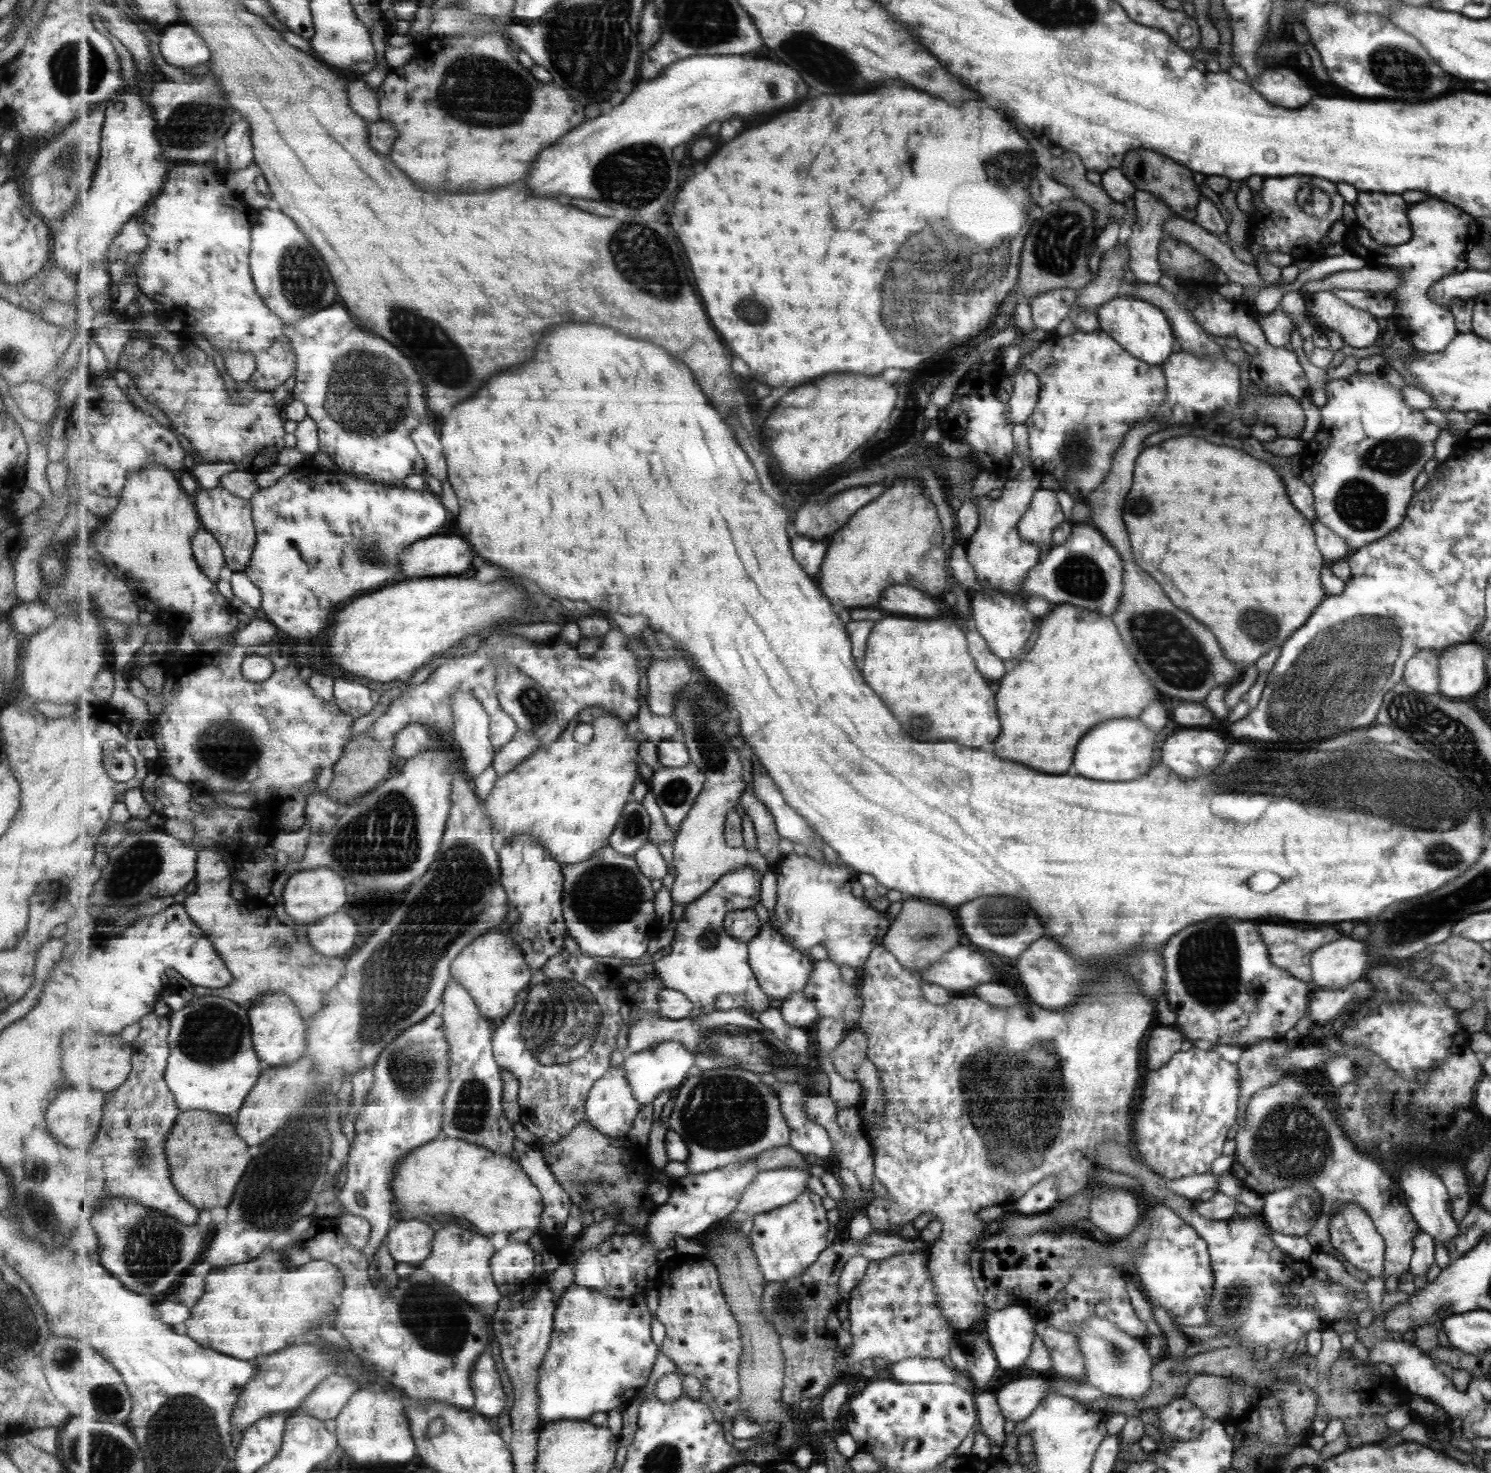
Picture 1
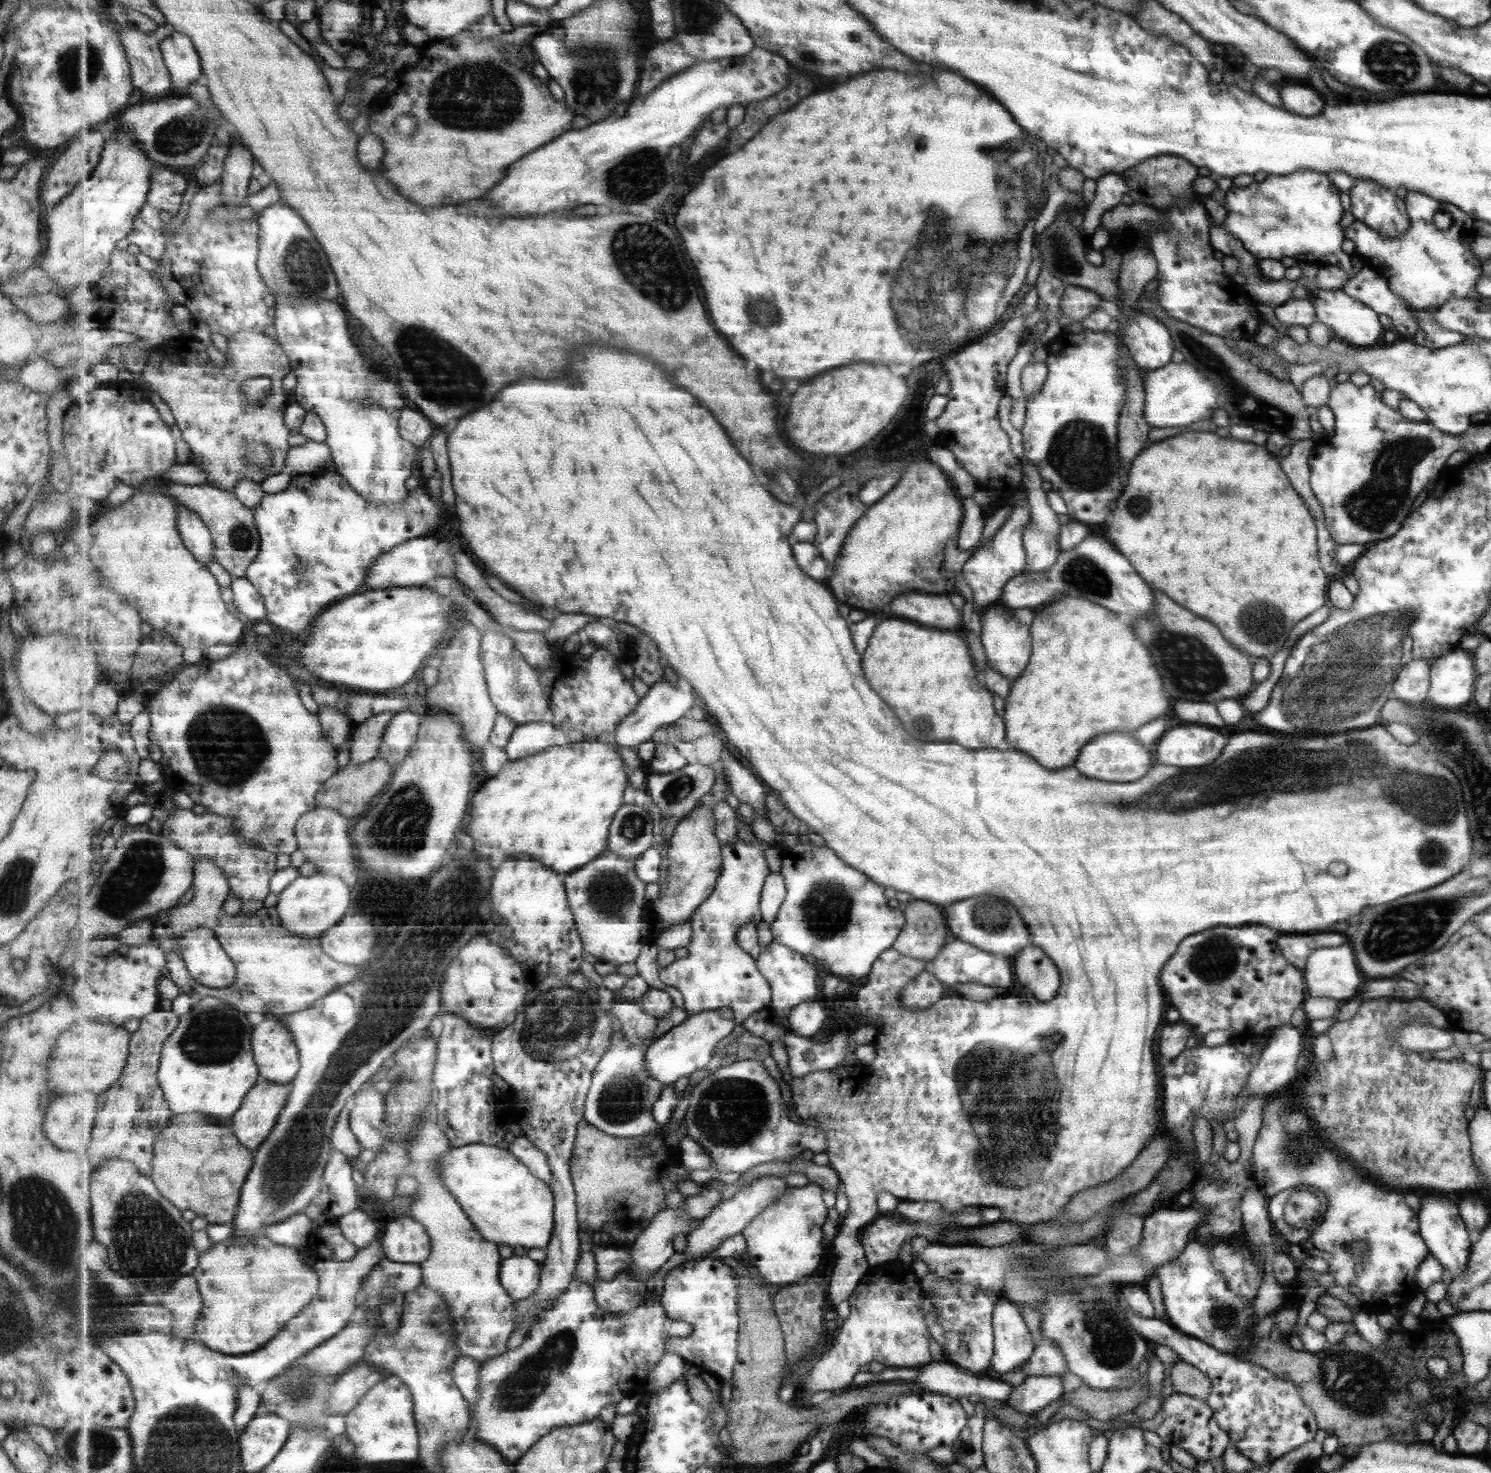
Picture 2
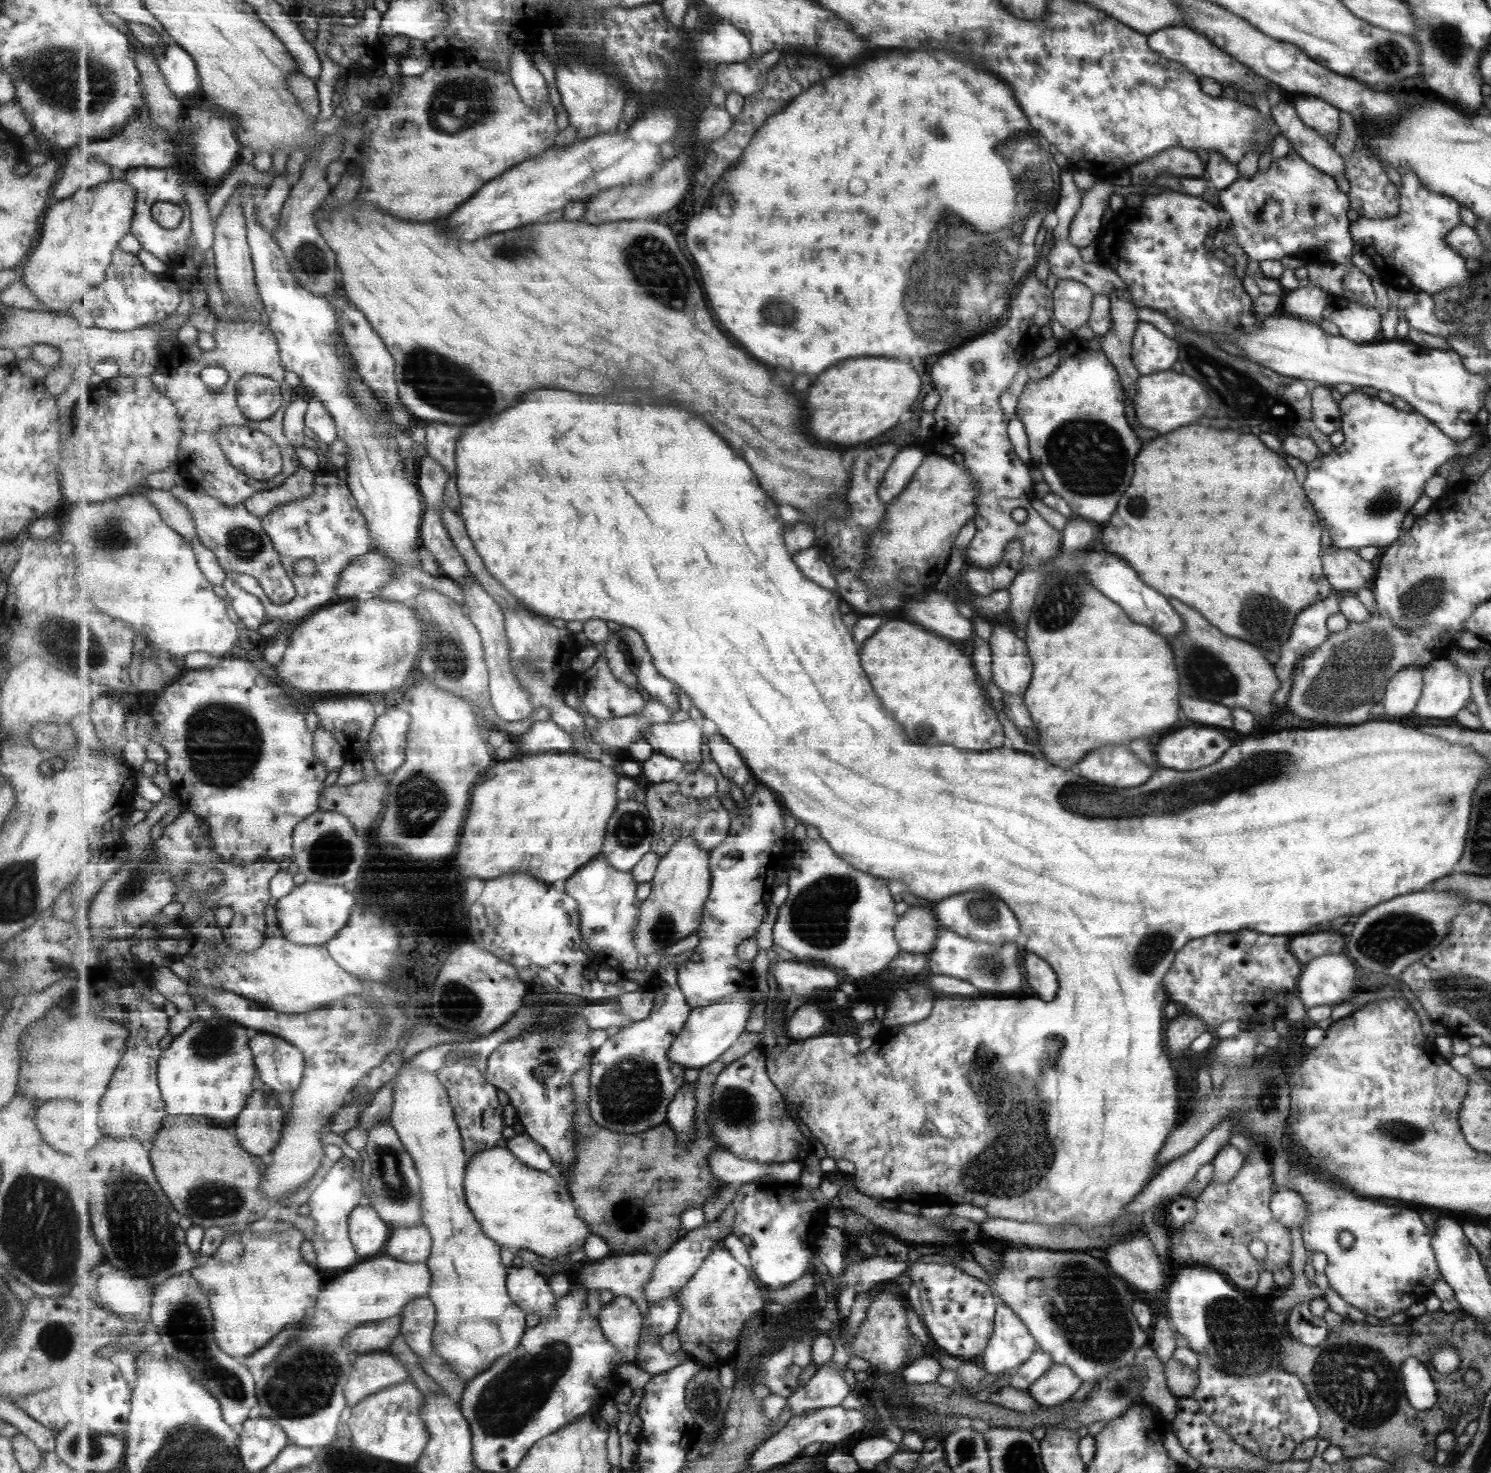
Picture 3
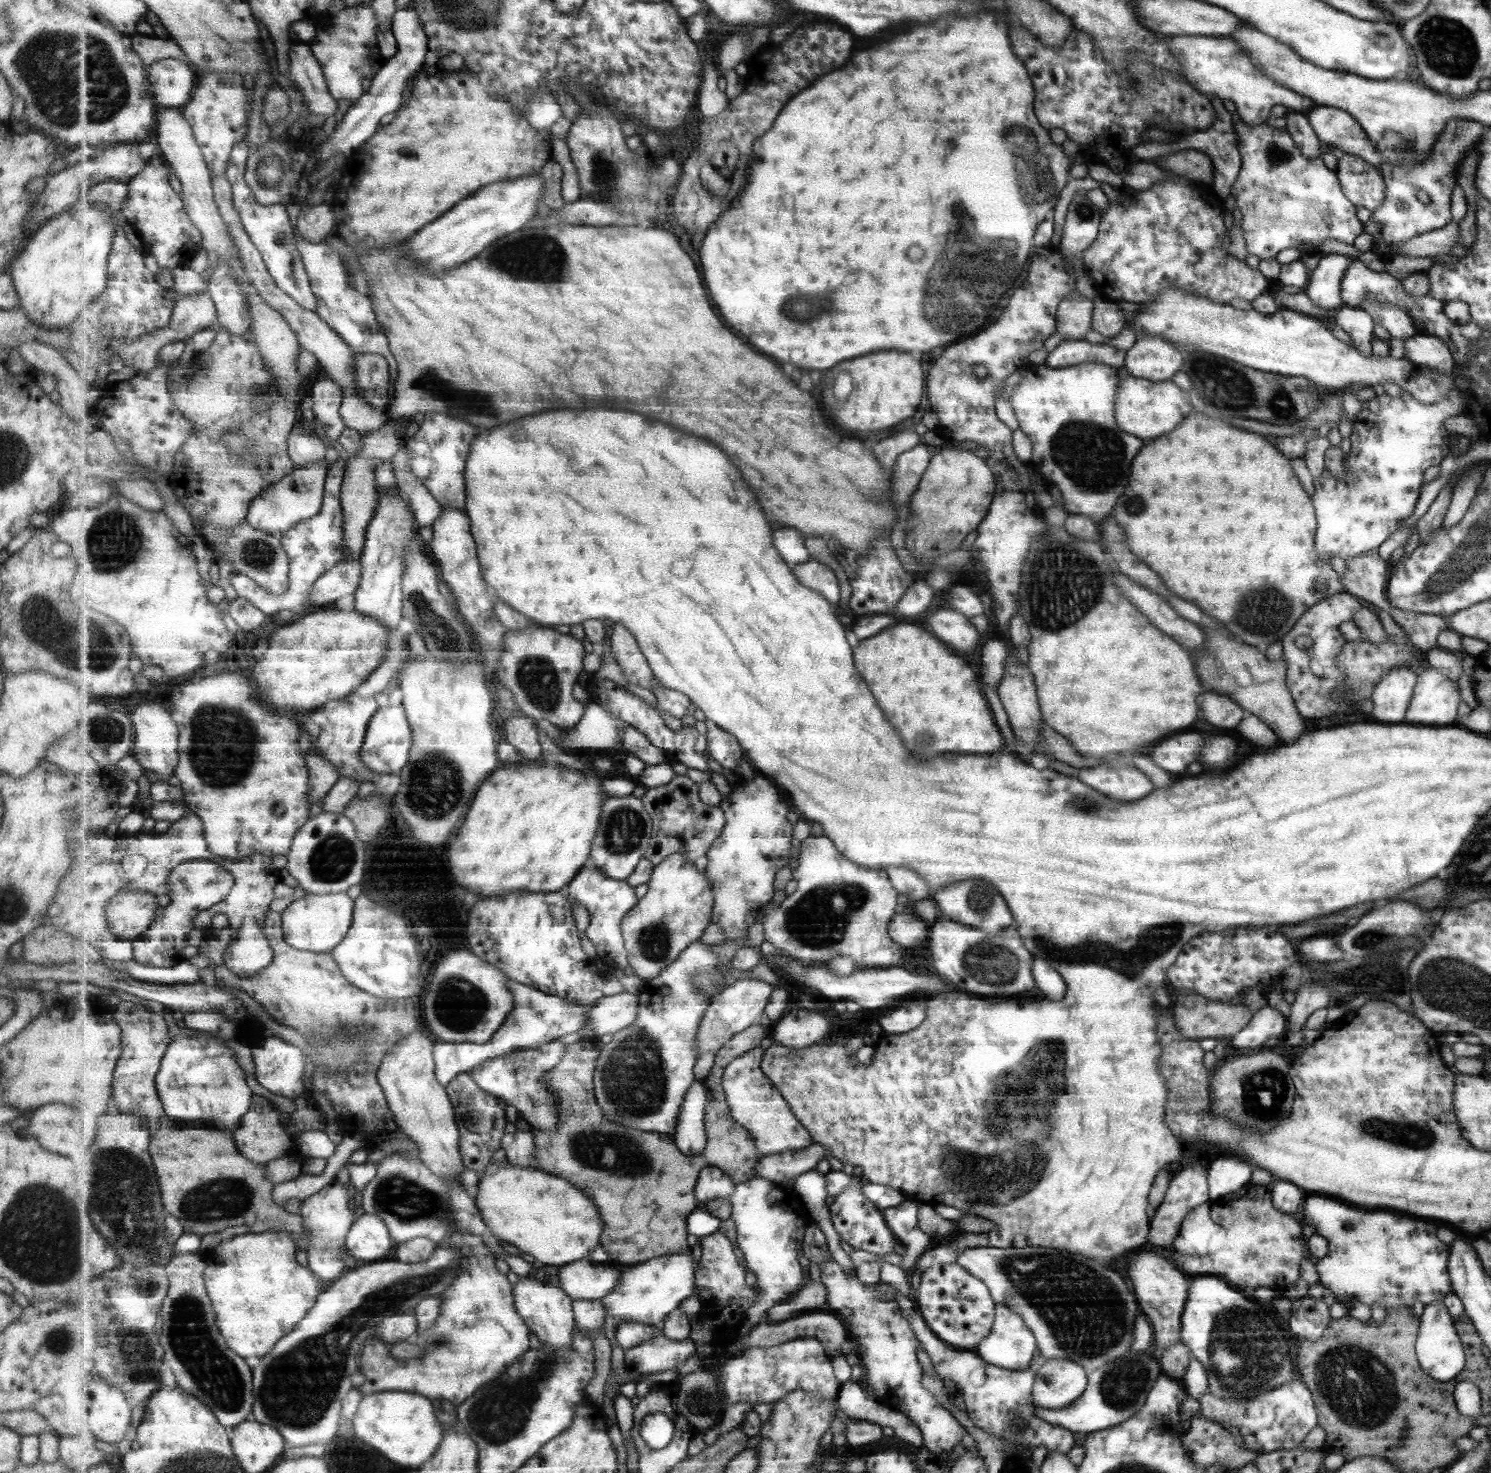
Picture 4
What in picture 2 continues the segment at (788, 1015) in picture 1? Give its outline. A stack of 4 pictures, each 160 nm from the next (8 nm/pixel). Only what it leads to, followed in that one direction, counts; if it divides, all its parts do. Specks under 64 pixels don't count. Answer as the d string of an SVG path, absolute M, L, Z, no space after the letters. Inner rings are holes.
M807 1001L795 1006L788 1017L788 1029L805 1038L815 1036L825 1024L827 1014L821 1002Z

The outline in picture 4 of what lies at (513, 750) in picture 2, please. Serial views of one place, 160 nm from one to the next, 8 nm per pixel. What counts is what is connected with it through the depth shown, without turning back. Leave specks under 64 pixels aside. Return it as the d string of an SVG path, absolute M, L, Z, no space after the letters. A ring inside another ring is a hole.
M590 702L577 726L566 731L565 748L593 749L597 753L623 744L623 730L628 724L615 718L599 703Z

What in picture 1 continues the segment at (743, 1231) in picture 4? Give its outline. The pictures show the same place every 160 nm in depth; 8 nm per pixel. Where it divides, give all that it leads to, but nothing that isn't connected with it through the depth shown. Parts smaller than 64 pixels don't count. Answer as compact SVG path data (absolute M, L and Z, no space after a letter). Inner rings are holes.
M806 1190L795 1202L756 1214L749 1237L753 1242L754 1251L767 1274L767 1280L781 1282L791 1276L797 1278L818 1260L819 1255L827 1250L839 1238L839 1229L829 1222L827 1208L823 1206L823 1197Z

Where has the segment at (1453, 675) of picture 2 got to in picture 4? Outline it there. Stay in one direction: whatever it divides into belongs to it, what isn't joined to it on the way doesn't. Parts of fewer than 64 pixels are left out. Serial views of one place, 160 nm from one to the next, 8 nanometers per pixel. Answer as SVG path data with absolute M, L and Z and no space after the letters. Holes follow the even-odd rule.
M1427 667L1417 676L1407 722L1425 726L1445 726L1455 722L1459 706L1459 688L1433 667Z

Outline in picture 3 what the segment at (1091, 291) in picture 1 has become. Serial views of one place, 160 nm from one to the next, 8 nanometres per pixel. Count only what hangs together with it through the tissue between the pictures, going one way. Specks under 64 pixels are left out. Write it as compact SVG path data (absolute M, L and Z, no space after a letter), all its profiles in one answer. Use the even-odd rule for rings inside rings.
M1057 280L1054 289L1055 320L1073 332L1086 324L1093 301L1092 292L1082 282Z

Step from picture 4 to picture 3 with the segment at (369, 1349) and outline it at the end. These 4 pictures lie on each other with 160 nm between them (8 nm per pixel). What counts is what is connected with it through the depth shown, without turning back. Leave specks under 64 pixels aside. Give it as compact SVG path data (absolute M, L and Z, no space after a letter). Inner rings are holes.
M406 1062L393 1080L395 1088L395 1104L391 1114L391 1123L396 1128L401 1142L407 1148L415 1169L420 1176L422 1188L422 1224L430 1230L434 1239L434 1248L426 1262L433 1271L428 1297L437 1309L437 1324L434 1332L434 1345L437 1353L448 1360L452 1369L467 1384L478 1374L485 1373L499 1357L511 1354L522 1344L526 1333L527 1313L515 1304L510 1297L507 1286L509 1268L501 1262L501 1250L495 1239L489 1238L483 1230L466 1199L466 1168L470 1164L467 1159L459 1123L455 1118L455 1109L451 1104L447 1088L443 1086L436 1073L422 1070L418 1066L410 1066ZM386 1350L356 1355L353 1365L345 1392L351 1407L388 1386L412 1380L402 1362Z

